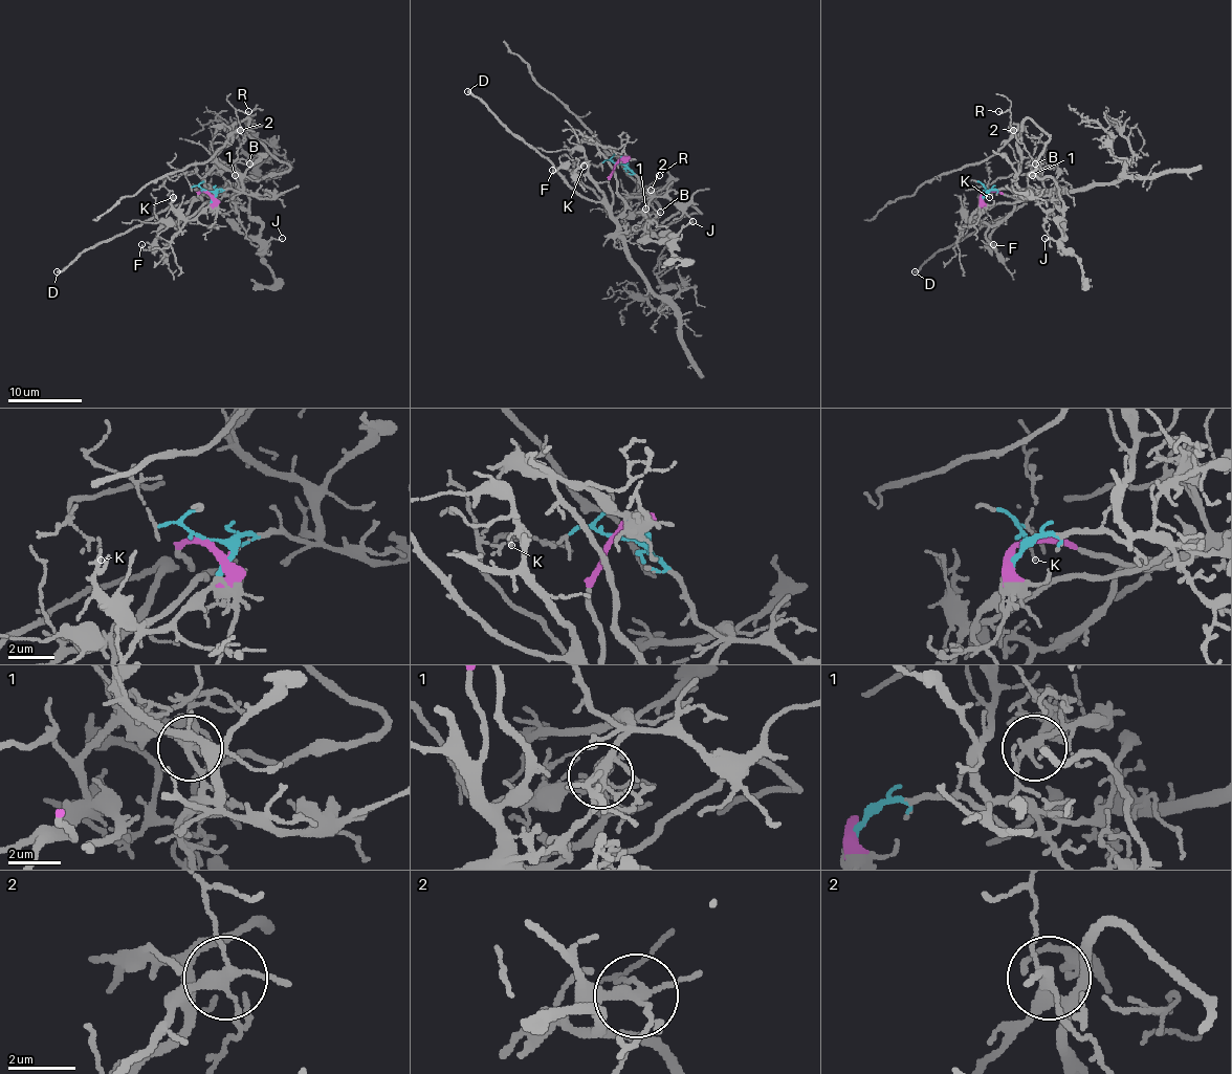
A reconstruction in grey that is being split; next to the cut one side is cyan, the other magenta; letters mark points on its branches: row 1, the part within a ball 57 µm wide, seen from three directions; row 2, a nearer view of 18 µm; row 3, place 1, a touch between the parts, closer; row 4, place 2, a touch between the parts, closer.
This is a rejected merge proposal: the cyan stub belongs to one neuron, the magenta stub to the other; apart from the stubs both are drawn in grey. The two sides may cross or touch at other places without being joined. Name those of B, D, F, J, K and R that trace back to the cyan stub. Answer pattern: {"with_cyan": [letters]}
{"with_cyan": ["B", "J"]}

